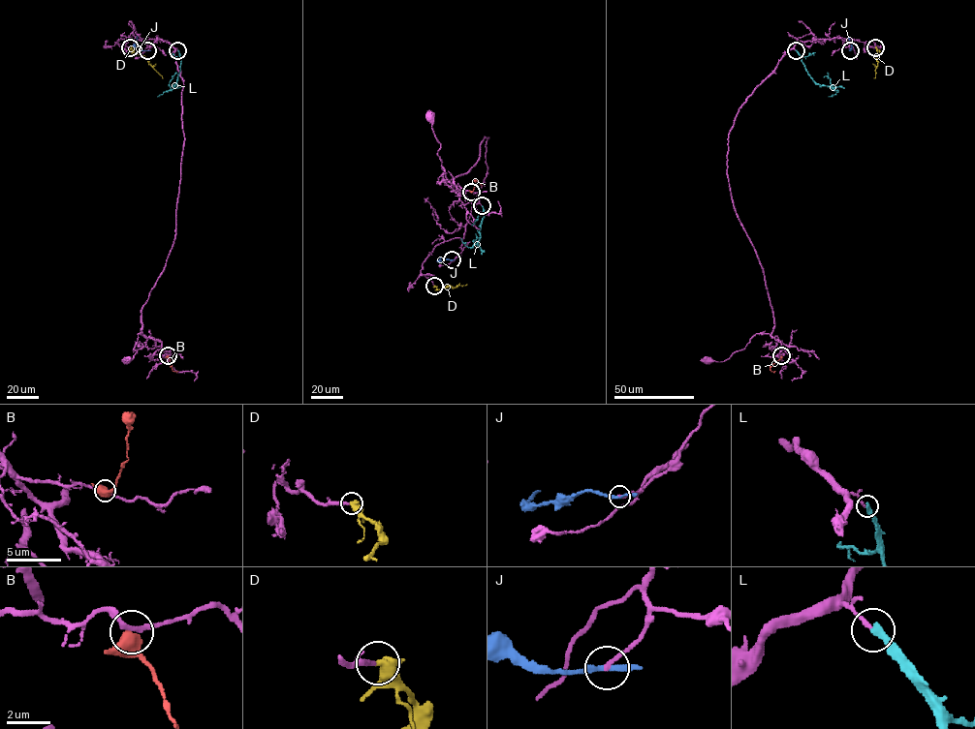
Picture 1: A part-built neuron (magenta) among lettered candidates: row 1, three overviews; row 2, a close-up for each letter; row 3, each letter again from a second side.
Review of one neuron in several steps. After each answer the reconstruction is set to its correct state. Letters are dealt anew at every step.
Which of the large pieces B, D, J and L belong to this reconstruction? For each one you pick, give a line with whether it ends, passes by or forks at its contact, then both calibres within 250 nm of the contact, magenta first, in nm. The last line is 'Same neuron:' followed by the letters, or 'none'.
D: it passes by; calibres 190 and 400 nm
Same neuron: D

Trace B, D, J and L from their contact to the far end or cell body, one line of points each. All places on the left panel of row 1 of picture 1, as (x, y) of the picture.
B: (168, 355), (172, 370), (177, 371)
D: (130, 47), (135, 53), (145, 57), (163, 78)
J: (147, 50), (136, 47), (137, 37)
L: (177, 50), (180, 71), (175, 86), (171, 90), (170, 81), (176, 73)

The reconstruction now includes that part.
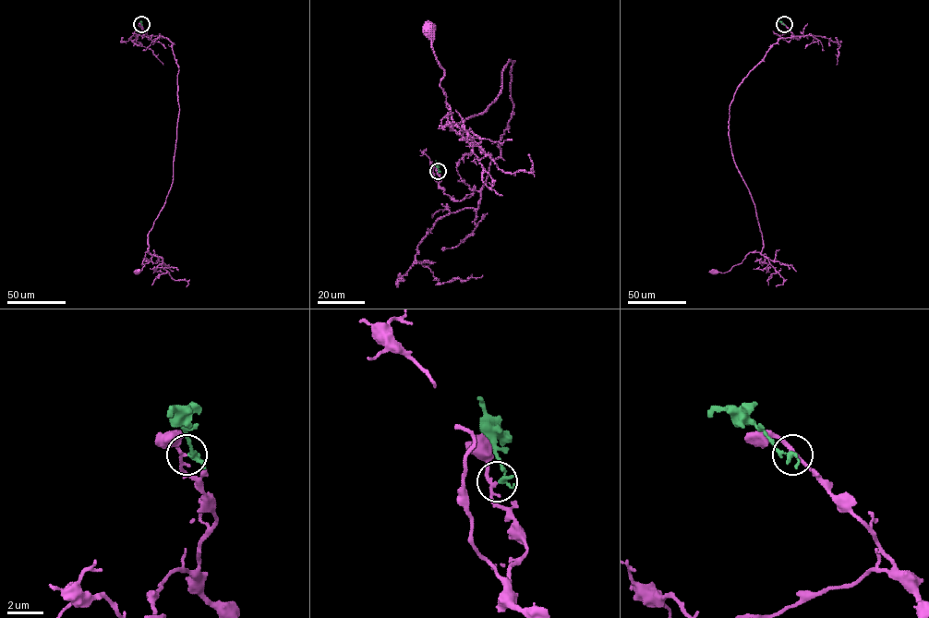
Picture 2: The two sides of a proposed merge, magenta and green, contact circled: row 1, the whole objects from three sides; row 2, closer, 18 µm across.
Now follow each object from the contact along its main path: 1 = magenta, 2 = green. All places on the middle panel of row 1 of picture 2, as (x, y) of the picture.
1: (438, 172), (455, 201), (485, 184), (512, 112), (514, 62), (483, 113), (452, 129), (430, 30)
2: (438, 172), (435, 161)

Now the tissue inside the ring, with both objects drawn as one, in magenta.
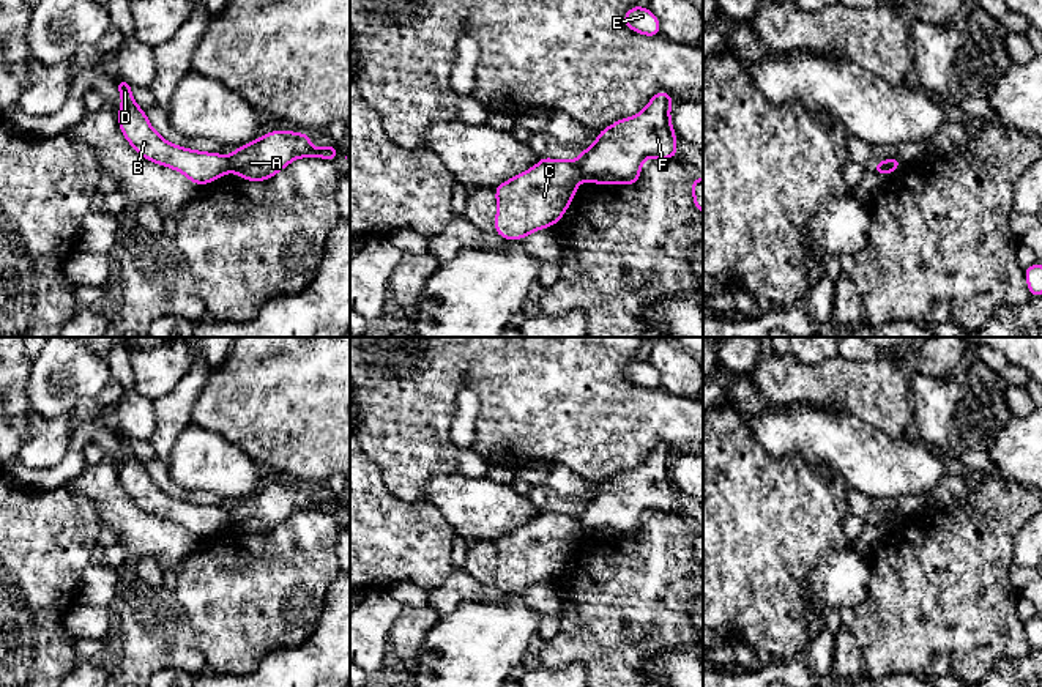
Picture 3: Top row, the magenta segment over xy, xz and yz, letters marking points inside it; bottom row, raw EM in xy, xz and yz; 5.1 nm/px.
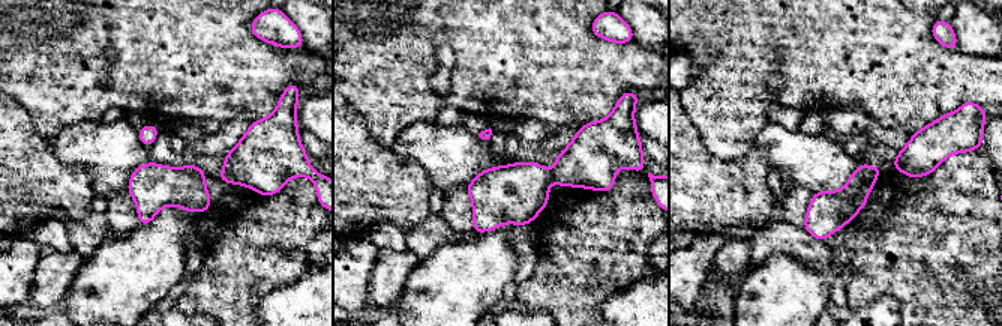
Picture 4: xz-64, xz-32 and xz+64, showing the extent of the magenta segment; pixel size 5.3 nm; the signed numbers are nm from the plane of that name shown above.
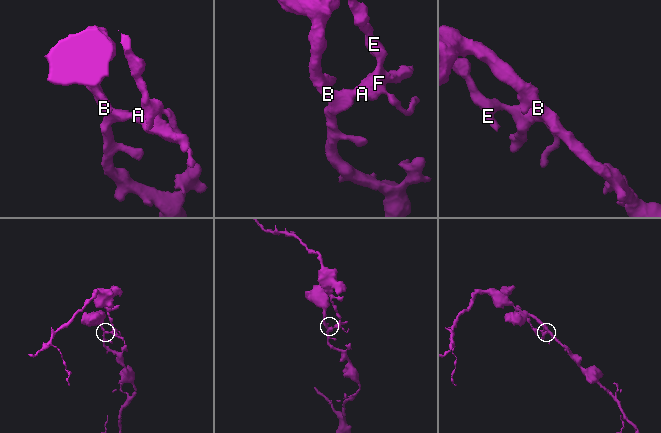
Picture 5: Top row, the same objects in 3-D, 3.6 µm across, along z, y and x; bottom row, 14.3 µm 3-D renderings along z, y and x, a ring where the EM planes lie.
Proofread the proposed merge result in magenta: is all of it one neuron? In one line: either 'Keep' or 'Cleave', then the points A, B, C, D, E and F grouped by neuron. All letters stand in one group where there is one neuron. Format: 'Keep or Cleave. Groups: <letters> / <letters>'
Cleave. Groups: A E F / B C D

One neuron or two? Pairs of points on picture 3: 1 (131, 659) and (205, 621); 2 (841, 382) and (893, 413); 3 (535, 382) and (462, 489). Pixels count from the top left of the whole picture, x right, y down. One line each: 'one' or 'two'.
1: two
2: one
3: two

